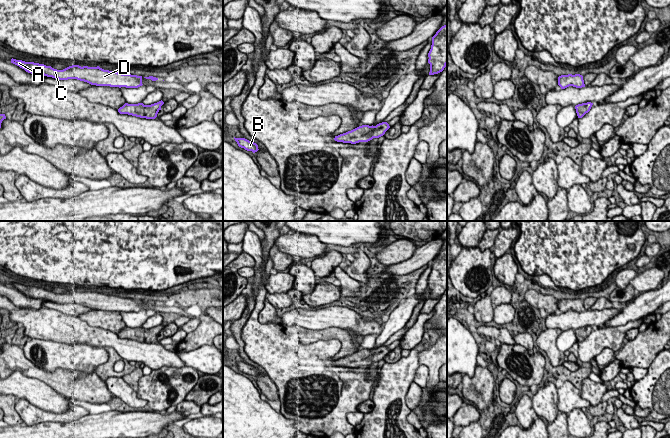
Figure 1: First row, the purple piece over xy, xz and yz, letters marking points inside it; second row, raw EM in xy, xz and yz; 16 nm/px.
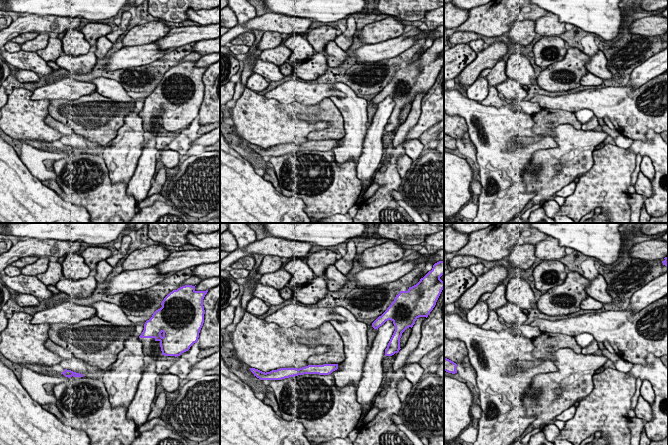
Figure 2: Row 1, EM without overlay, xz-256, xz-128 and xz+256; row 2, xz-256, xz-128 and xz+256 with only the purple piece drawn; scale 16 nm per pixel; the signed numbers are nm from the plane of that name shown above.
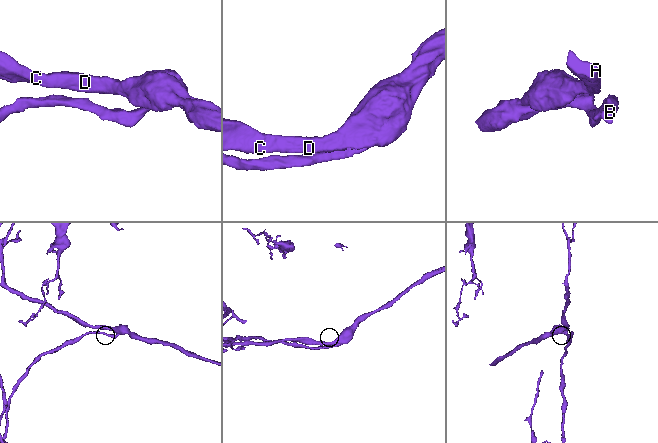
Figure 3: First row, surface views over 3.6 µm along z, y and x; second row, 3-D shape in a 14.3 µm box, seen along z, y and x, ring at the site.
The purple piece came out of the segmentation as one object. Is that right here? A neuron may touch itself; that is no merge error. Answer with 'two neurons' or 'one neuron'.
one neuron

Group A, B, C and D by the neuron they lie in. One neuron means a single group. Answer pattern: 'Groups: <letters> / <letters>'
Groups: A B C D

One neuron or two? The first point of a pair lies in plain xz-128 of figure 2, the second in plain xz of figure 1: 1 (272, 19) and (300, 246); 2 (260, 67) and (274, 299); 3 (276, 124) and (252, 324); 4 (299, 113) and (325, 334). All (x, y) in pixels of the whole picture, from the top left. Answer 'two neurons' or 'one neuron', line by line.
1: one neuron
2: one neuron
3: one neuron
4: one neuron

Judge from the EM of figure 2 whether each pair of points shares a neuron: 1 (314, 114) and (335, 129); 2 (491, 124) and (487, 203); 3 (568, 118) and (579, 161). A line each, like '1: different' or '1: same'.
1: same
2: same
3: different

